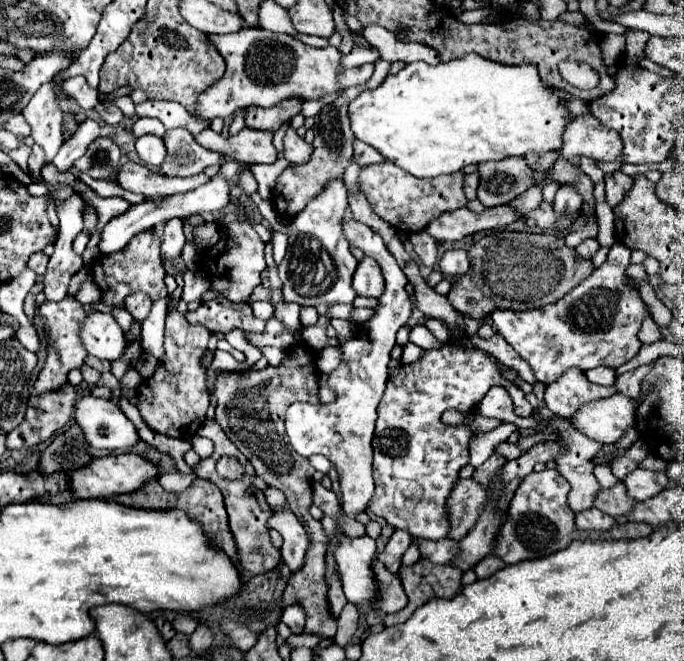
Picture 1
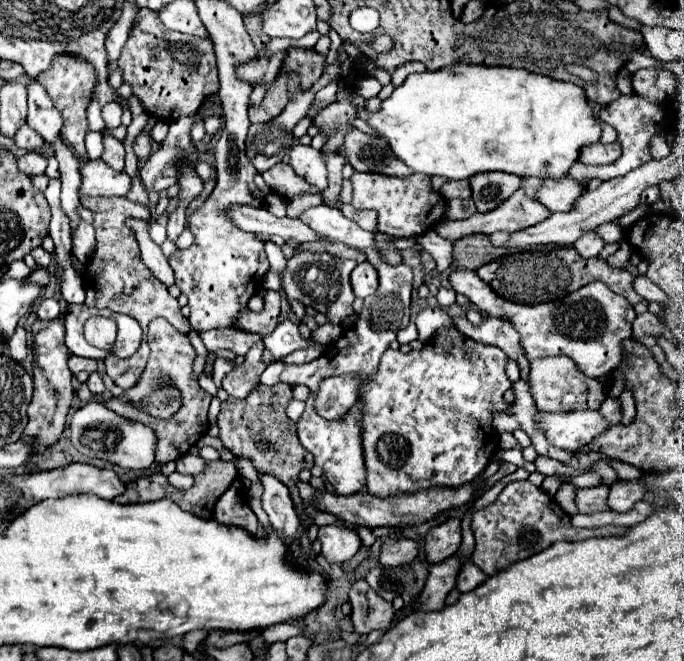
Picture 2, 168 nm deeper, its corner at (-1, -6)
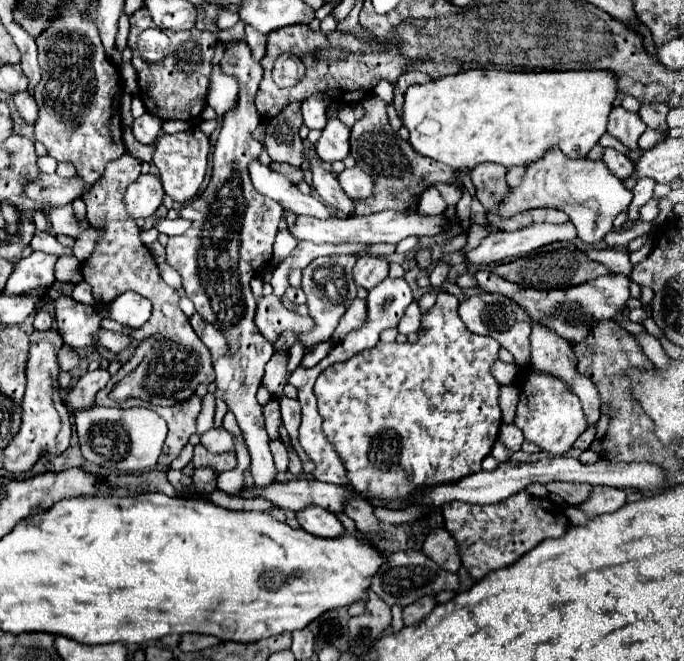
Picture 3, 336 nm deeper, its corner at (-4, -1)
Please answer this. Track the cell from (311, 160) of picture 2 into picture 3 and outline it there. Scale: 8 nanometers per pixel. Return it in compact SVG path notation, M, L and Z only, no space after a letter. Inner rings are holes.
M309 159L309 161L311 161L311 171L313 171L313 187L315 187L317 195L327 205L331 205L339 213L343 213L345 217L351 217L355 213L355 205L345 195L339 181L335 179L335 175L331 171L325 171L325 167L323 167L323 163L319 159Z

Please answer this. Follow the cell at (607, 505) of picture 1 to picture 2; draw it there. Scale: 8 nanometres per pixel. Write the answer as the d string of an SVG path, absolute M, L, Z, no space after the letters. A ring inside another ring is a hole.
M600 484L596 488L580 488L576 492L576 506L578 512L590 514L590 512L604 512L608 510L608 492L610 488L606 484Z

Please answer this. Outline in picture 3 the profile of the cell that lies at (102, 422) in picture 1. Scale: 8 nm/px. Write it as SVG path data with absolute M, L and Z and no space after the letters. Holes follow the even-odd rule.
M93 407L75 415L81 453L87 461L107 467L117 473L145 471L157 465L163 441L167 437L167 423L147 407Z

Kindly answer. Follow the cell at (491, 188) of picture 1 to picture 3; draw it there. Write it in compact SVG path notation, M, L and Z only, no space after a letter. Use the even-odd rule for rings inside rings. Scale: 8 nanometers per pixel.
M481 163L479 167L471 169L471 179L477 189L475 195L487 211L507 193L509 185L505 181L505 171L507 169L497 163Z

